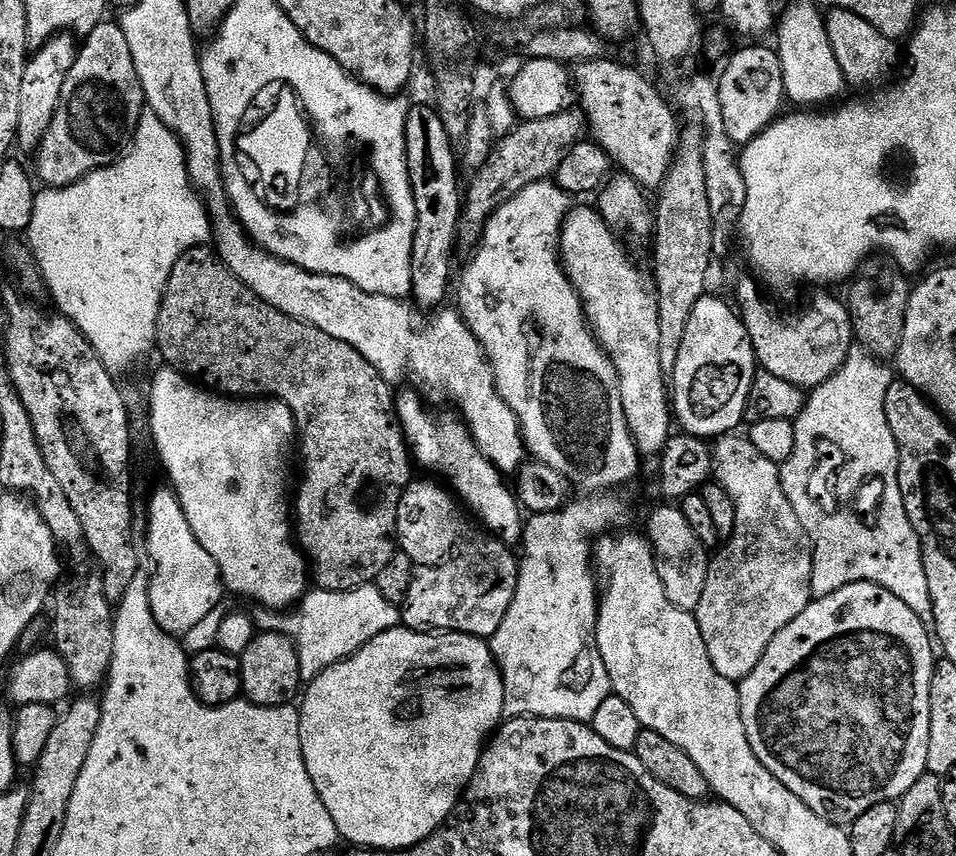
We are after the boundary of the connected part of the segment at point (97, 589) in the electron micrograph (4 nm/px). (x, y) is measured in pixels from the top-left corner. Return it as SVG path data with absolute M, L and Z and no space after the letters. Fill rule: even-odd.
M95 571L93 572L84 572L81 576L70 577L69 580L61 579L50 597L52 636L56 639L54 648L66 662L66 670L70 670L73 685L77 689L84 688L80 690L99 689L108 679L108 671L114 658L114 626L116 625L114 604L106 598L103 579Z

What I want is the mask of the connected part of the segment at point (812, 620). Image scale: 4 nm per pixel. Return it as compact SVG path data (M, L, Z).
M858 582L842 586L842 590L834 590L834 594L829 596L813 599L806 610L802 610L802 614L798 614L798 618L794 618L794 622L783 628L774 642L770 642L766 654L762 654L762 662L754 666L748 677L739 681L742 722L746 726L746 738L750 738L754 754L762 766L766 766L766 770L770 770L770 774L774 774L774 778L786 786L786 790L802 798L802 802L806 802L806 806L810 806L818 818L826 818L832 824L850 826L859 816L866 814L870 806L899 801L906 790L910 790L910 786L914 786L914 782L918 782L918 778L928 771L930 682L938 663L937 653L936 656L932 653L932 644L934 648L933 637L922 618L918 618L918 614L914 614L914 610L910 610L902 598L894 598L890 590L877 584Z

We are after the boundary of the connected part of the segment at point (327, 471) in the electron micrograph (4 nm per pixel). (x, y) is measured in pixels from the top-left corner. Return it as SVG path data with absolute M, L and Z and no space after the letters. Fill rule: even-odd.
M201 246L186 250L174 270L170 273L169 281L166 284L165 294L161 300L161 310L158 314L155 347L160 350L160 356L165 365L178 370L189 380L211 390L219 392L222 396L233 398L271 398L281 400L290 410L296 419L296 431L302 437L302 448L304 444L304 481L300 484L300 493L294 496L294 532L298 537L299 547L310 565L310 576L316 588L325 588L331 592L345 592L361 588L364 584L371 584L376 576L398 555L398 537L396 535L396 523L398 522L398 506L404 493L404 489L413 483L412 468L414 460L410 455L408 441L404 439L404 431L400 429L400 421L396 419L396 406L394 403L394 392L388 381L382 378L354 346L346 342L338 342L330 338L322 330L318 330L309 324L303 324L293 316L282 314L282 310L274 310L254 290L250 290L236 277L235 274L220 260L219 255L211 247Z

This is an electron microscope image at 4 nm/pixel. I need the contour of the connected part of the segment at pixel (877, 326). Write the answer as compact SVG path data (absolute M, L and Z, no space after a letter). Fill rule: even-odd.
M869 258L850 284L852 289L848 292L846 303L852 315L855 343L881 362L891 361L900 349L902 330L906 326L906 306L912 293L908 280L909 277L894 270L891 263L880 258Z

